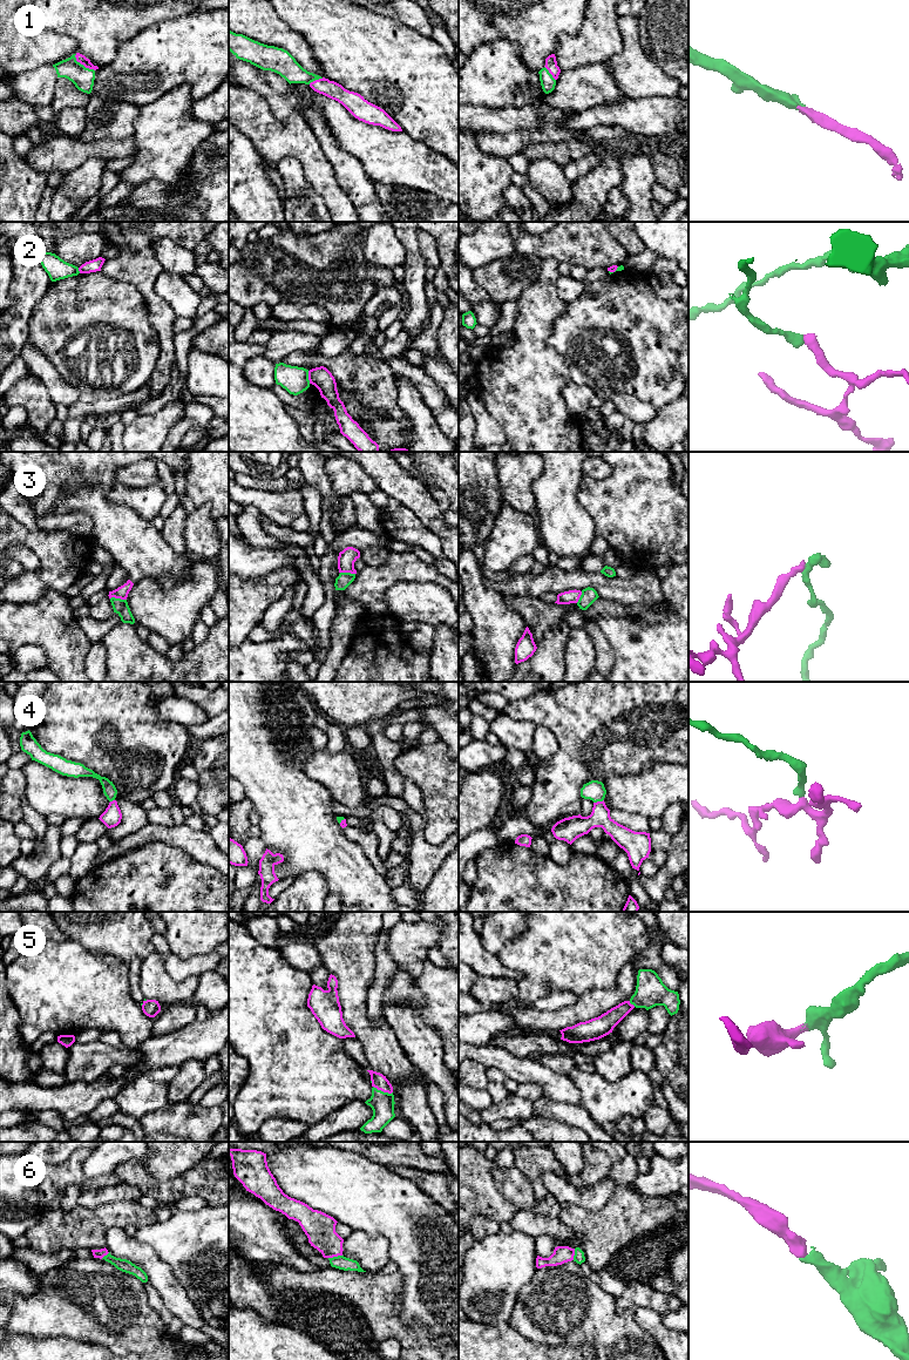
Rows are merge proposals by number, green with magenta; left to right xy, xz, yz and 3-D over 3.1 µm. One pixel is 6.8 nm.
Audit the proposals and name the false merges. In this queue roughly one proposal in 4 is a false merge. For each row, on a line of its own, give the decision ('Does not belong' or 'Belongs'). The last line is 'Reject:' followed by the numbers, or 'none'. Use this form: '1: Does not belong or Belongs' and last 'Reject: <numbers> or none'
1: Belongs
2: Does not belong
3: Does not belong
4: Does not belong
5: Belongs
6: Belongs
Reject: 2, 3, 4

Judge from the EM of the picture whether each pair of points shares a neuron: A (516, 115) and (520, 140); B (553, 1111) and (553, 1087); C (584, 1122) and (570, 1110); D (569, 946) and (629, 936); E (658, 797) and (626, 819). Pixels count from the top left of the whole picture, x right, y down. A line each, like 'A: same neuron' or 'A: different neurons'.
A: different neurons
B: different neurons
C: same neuron
D: same neuron
E: different neurons

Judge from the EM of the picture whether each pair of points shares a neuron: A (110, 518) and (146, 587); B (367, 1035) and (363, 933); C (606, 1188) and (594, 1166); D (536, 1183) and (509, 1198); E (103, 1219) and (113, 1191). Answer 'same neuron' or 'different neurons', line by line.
A: different neurons
B: same neuron
C: different neurons
D: different neurons
E: different neurons

